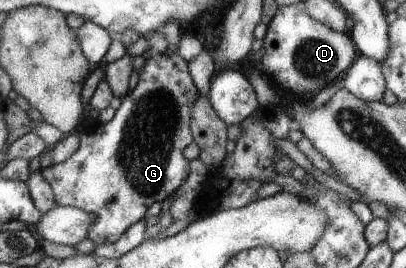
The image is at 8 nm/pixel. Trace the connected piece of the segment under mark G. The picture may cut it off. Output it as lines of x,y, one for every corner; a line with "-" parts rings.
157,53
146,60
145,65
139,71
137,85
122,97
120,106
117,108
114,117
109,122
94,123
93,126
83,130
83,132
79,134
79,146
69,158
59,164
41,168
43,178
45,178
52,188
57,205
79,207
81,210
85,210
87,214
93,214
94,224
90,226
90,233
87,234
89,240
93,240
97,245
119,240
119,237
127,230
127,228
133,226
135,222
140,221
141,218
145,216
147,208
151,204
155,204
155,202
161,203
161,200
169,198
169,194
175,192
175,190
179,190
181,184
187,180
187,176
189,176
190,160
183,156
183,148
189,146
194,139
191,132
191,106
193,106
193,102
197,100
197,92
198,88
191,78
187,61
185,61
179,53

